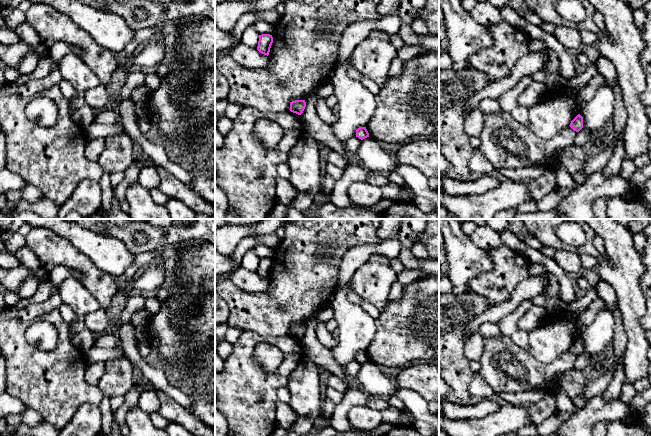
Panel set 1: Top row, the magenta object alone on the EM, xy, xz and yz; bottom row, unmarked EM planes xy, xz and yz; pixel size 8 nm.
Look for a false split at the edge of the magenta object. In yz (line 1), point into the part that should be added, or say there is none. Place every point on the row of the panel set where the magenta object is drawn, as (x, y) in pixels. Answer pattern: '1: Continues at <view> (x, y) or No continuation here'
1: No continuation here

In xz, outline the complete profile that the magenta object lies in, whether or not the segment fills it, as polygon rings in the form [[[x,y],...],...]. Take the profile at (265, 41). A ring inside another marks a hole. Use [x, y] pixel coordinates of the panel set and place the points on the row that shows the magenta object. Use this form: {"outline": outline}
{"outline": [[[270,34],[259,35],[257,50],[260,53],[268,56],[272,43],[273,43],[272,35]]]}

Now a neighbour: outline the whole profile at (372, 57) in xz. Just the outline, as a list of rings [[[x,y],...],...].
[[[374,30],[352,52],[352,66],[381,87],[389,79],[391,62],[398,51],[389,42],[389,35]]]

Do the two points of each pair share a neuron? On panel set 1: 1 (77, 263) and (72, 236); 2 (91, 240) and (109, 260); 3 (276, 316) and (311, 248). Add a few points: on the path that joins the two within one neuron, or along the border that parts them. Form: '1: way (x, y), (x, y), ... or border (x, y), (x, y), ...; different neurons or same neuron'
1: border (54, 232), (68, 239), (91, 261); different neurons
2: way (95, 245), (105, 255); same neuron
3: way (280, 299), (305, 274), (306, 265); same neuron

